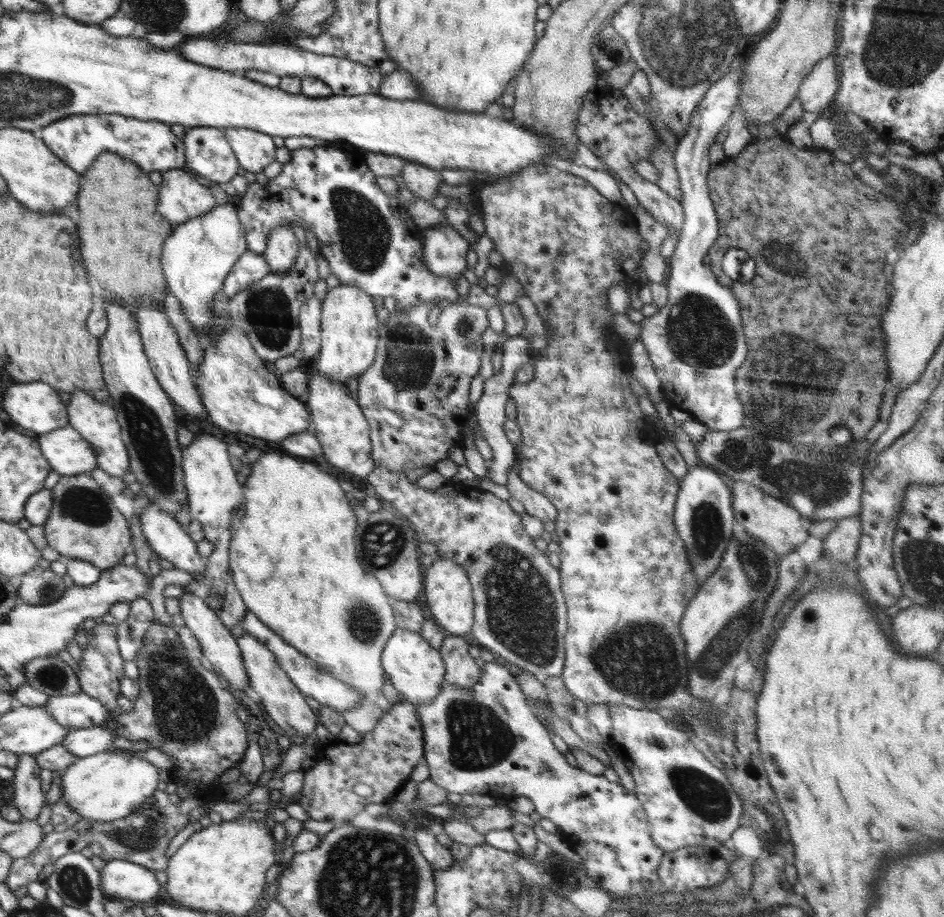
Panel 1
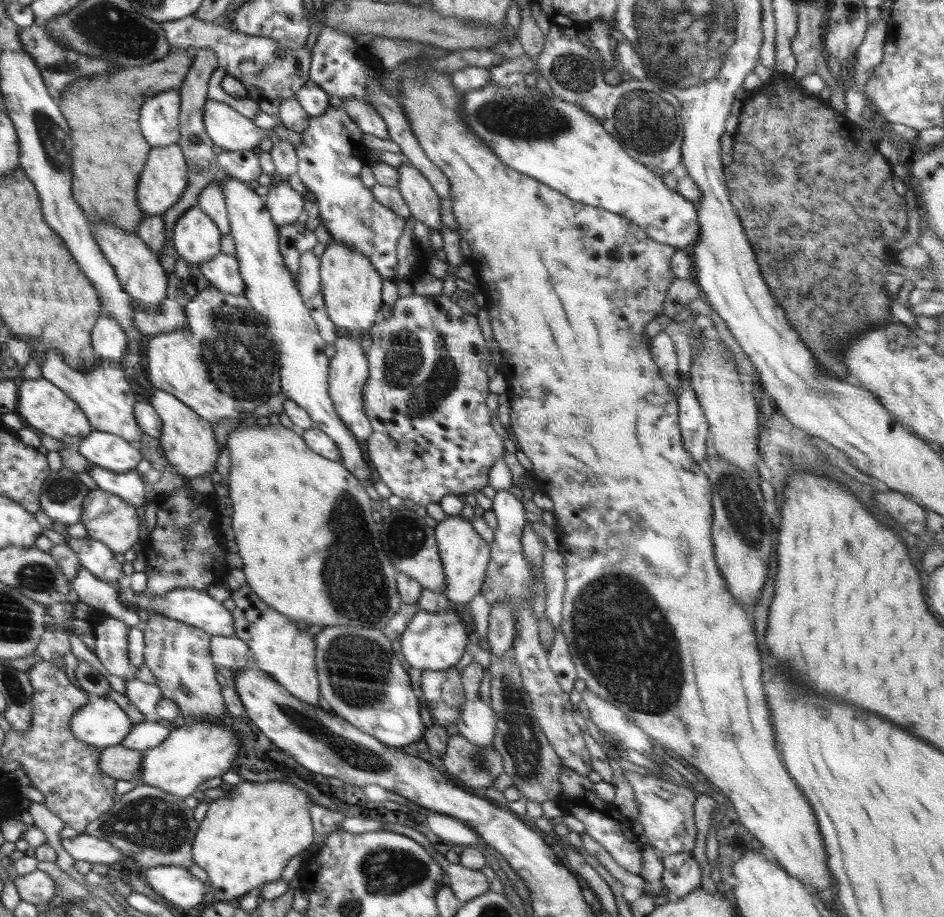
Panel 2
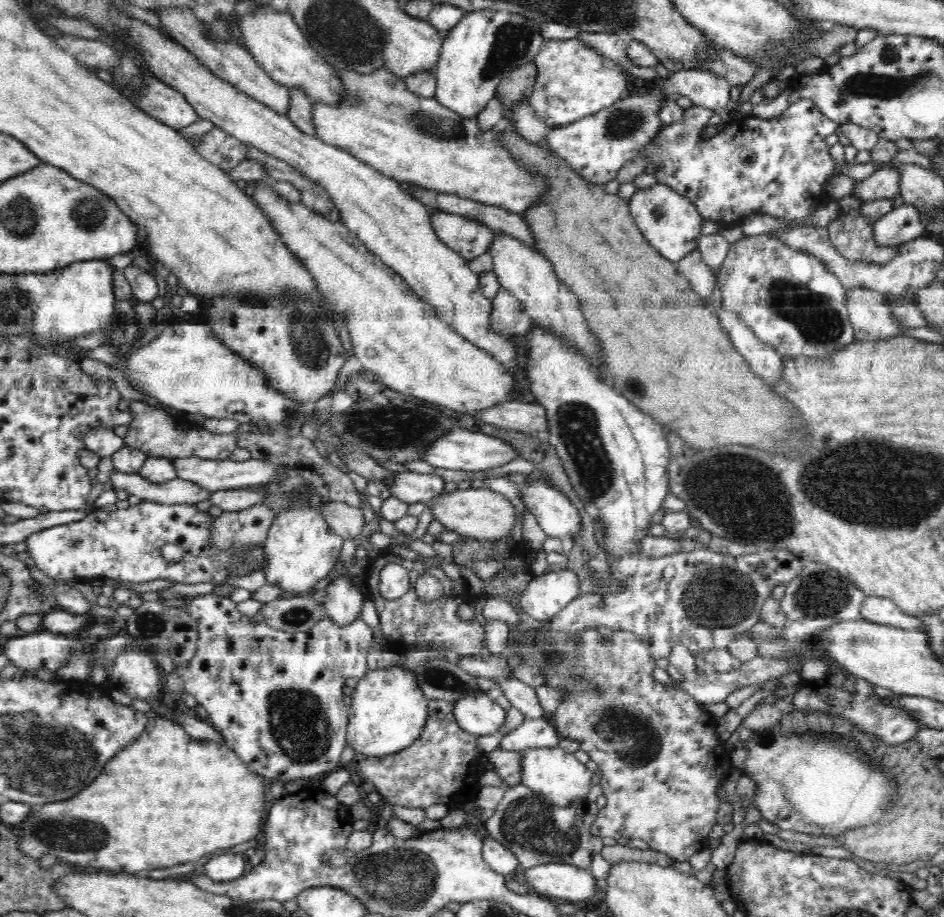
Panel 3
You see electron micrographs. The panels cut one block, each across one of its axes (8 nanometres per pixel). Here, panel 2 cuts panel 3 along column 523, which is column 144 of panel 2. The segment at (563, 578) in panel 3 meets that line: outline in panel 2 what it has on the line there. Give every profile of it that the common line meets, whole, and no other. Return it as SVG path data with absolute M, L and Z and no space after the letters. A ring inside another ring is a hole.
M118 587L117 596L120 604L124 604L126 608L132 611L145 610L147 613L160 613L160 615L166 615L178 622L200 628L214 637L233 637L235 635L234 617L232 617L231 611L226 609L220 601L216 601L212 596L208 595L207 591L176 588L176 590L166 592L162 596L148 596L146 592L136 593L130 587Z

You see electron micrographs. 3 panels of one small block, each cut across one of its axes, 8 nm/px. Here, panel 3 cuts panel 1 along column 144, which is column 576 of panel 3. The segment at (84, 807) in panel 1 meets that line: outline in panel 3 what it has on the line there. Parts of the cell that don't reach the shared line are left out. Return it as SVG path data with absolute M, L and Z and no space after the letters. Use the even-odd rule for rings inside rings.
M561 747L533 748L523 751L522 770L520 770L521 783L532 790L536 790L554 801L558 806L565 807L582 800L588 794L590 780L594 772L590 772L584 764L580 764L574 753L565 752Z

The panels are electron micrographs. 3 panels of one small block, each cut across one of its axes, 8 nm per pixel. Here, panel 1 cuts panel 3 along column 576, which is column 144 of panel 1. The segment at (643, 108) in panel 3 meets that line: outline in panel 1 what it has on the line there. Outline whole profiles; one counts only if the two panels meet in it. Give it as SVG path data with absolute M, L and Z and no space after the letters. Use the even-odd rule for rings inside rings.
M116 114L70 115L42 127L41 140L64 165L74 169L80 176L86 173L104 152L116 153L136 162L146 174L183 169L186 166L186 147L183 140L172 133L168 124L160 121L138 120L131 116Z

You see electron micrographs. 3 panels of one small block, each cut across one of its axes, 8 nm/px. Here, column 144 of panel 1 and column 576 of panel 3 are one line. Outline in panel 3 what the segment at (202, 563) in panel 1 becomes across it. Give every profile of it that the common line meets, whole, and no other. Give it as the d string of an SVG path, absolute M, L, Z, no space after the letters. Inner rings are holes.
M541 477L534 484L528 482L524 488L526 488L524 490L524 505L529 512L534 514L538 524L548 537L564 538L564 536L572 536L576 538L580 534L580 530L582 530L580 512L572 505L572 502L561 489L554 488L552 484L541 480Z

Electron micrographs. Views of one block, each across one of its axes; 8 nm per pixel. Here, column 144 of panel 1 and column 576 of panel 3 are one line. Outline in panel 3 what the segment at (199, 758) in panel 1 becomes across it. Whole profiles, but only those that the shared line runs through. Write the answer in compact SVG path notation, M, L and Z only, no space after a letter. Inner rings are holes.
M598 631L582 632L582 636L559 635L558 632L550 632L550 636L538 636L538 644L534 644L534 652L526 652L526 666L532 666L540 671L544 676L546 687L552 687L566 693L564 702L551 715L551 722L555 726L556 732L562 739L569 738L579 742L580 750L587 752L590 760L598 765L600 771L599 784L602 786L603 794L606 797L606 805L598 811L597 817L591 826L594 836L604 838L640 838L644 840L654 850L668 854L670 858L678 862L688 862L690 856L706 848L709 842L711 828L716 825L718 808L723 800L718 795L718 788L722 787L723 781L732 772L734 767L731 765L730 750L724 748L724 742L717 737L718 718L703 710L690 694L684 690L673 690L672 686L665 686L654 679L653 672L657 667L648 648L632 632L614 631L612 636L605 640Z

